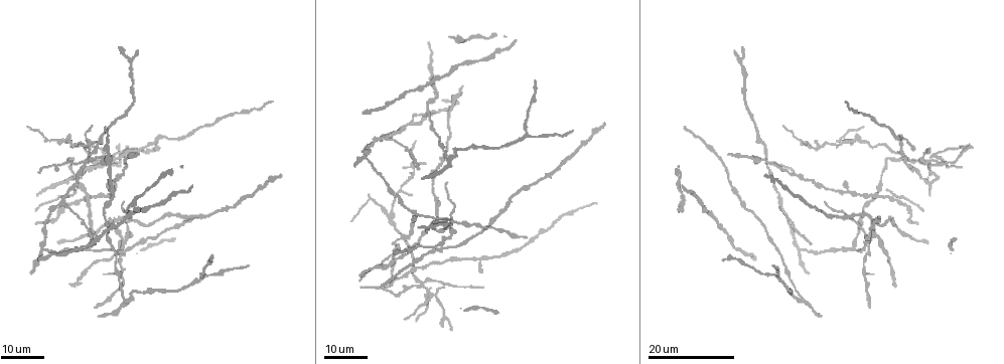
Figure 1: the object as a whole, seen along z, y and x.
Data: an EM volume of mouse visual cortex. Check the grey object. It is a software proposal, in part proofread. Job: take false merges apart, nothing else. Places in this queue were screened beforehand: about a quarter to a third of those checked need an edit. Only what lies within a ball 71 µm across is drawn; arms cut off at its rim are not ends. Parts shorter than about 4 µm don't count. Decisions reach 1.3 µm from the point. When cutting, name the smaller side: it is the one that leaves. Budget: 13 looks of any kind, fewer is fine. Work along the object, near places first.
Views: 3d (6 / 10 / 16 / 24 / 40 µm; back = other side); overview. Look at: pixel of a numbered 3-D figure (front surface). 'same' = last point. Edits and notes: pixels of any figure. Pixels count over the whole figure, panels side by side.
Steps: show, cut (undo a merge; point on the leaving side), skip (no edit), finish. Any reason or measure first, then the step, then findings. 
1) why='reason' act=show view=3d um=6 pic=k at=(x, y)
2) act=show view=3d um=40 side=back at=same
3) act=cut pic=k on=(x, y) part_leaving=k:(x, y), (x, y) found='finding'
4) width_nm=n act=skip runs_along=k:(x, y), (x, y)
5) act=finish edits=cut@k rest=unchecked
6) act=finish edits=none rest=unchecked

why='four arms meet' act=show view=3d um=24 pic=1 at=(868, 253)

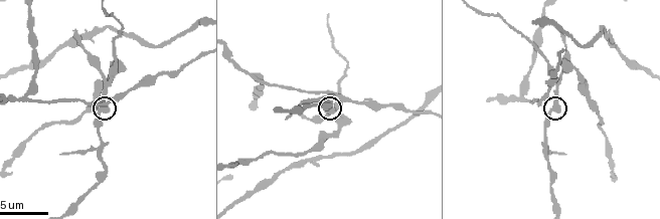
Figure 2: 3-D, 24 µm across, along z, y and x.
why='zoom in' act=show view=3d um=6 pic=2 at=(100, 110)

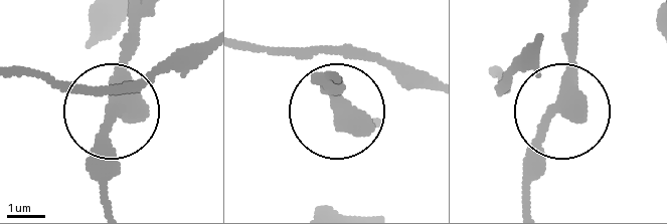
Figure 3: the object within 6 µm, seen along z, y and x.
width_nm=340 act=skip runs_along=3:(491, 74), (557, 109), (526, 200) found='one cell here'

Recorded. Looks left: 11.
why='three-way junction' act=show view=3d um=10 pic=2 at=(99, 152)

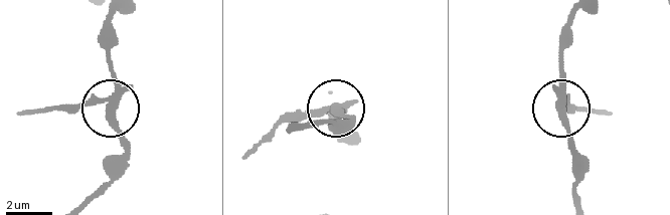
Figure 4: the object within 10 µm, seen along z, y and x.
act=skip runs_along=4:(115, 14), (115, 100), (54, 105) found='one cell here'

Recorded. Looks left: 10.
act=show view=3d um=16 pic=1 at=(782, 203)

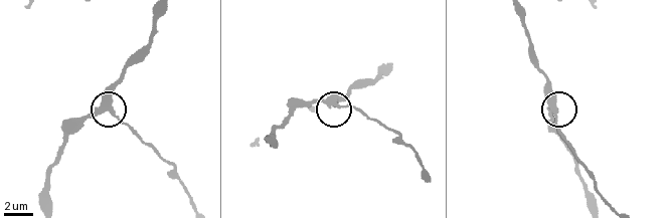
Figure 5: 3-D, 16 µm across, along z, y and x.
act=show view=3d um=10 pic=5 at=(112, 108)

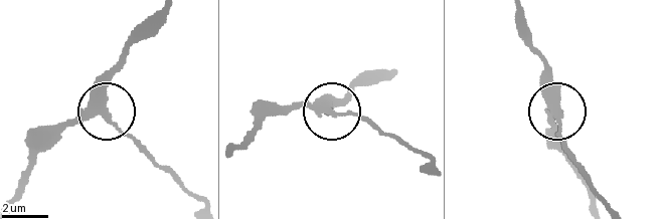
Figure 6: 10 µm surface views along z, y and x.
act=cut pic=6 on=(122, 132) part_leaving=6:(104, 102), (121, 130), (201, 199) found='two cells meet here'

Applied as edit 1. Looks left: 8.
why='thin arm on a thick one' act=show view=3d um=24 pic=1 at=(79, 185)

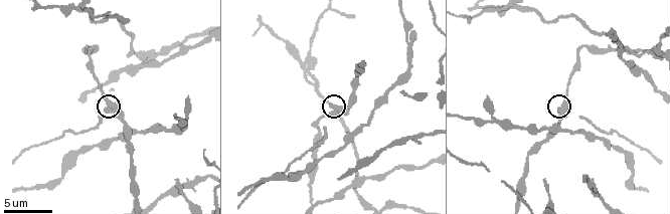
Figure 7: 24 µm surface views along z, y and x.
act=show view=3d um=6 pic=7 at=(335, 113)

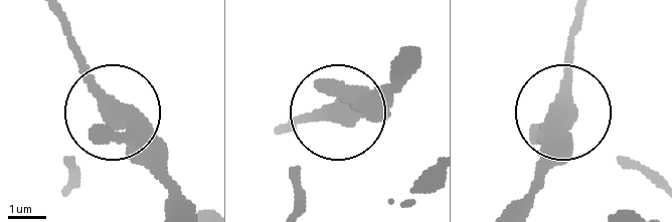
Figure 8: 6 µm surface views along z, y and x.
act=show view=3d um=6 side=back pic=8 at=(334, 111)

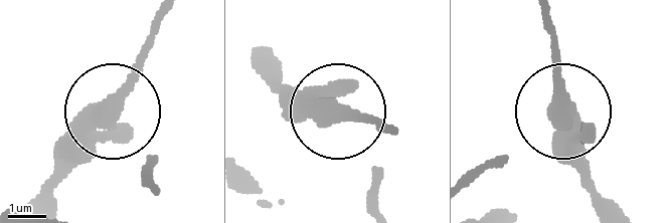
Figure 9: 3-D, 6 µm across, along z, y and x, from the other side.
side_arm_um=17 arms=4 act=skip found='one cell here'

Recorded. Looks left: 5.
why='three arms meet' act=show view=3d um=16 pic=2 at=(29, 101)

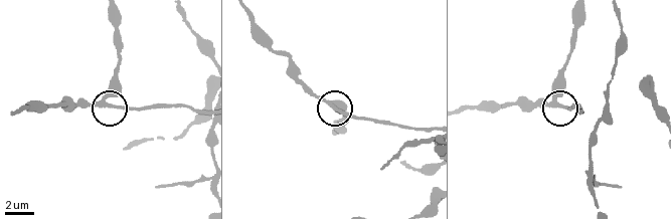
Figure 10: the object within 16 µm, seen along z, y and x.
arms=3 act=skip found='one cell here'

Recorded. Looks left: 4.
why='thick turns thin' act=show view=3d um=16 pic=1 at=(385, 287)

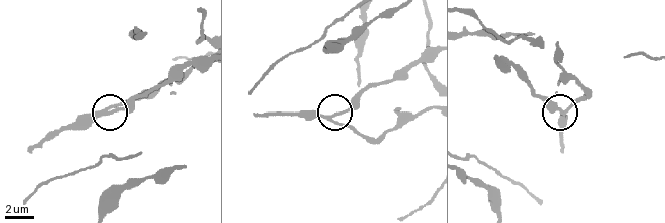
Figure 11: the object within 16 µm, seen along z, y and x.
why='zoom in' act=show view=3d um=10 pic=11 at=(114, 113)

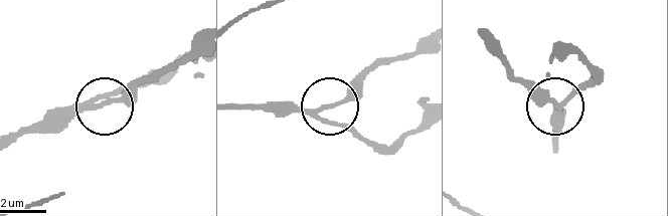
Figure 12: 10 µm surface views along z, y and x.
act=show view=3d um=6 pic=12 at=(555, 106)

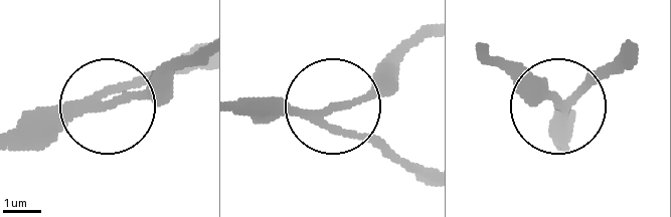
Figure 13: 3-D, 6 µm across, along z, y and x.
width_nm=210 act=skip found='continuous, no second cell'

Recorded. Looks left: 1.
act=finish edits=cut@6 rest=unchecked

